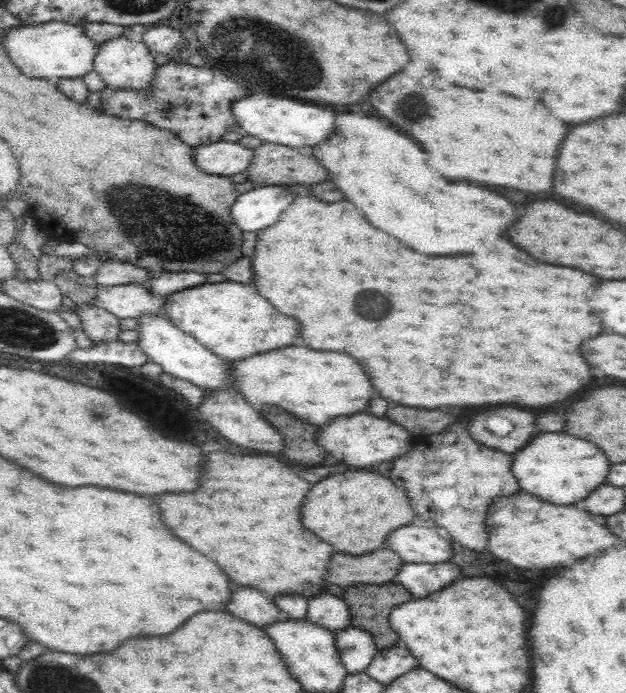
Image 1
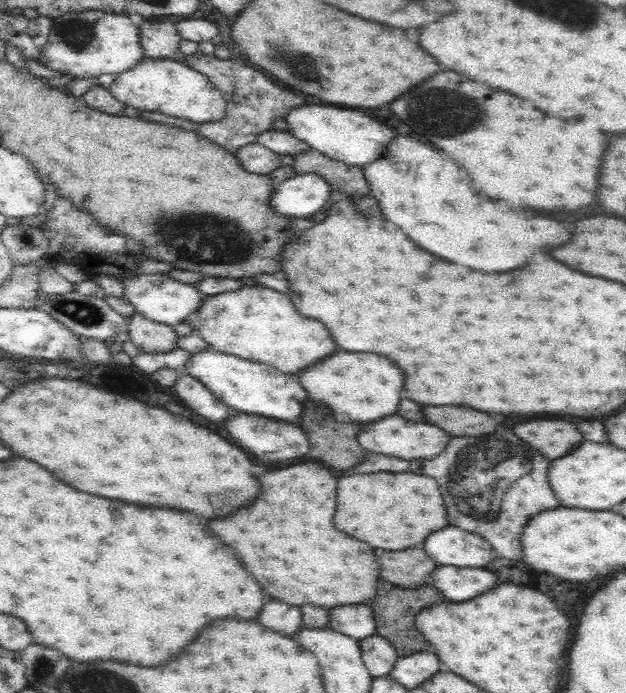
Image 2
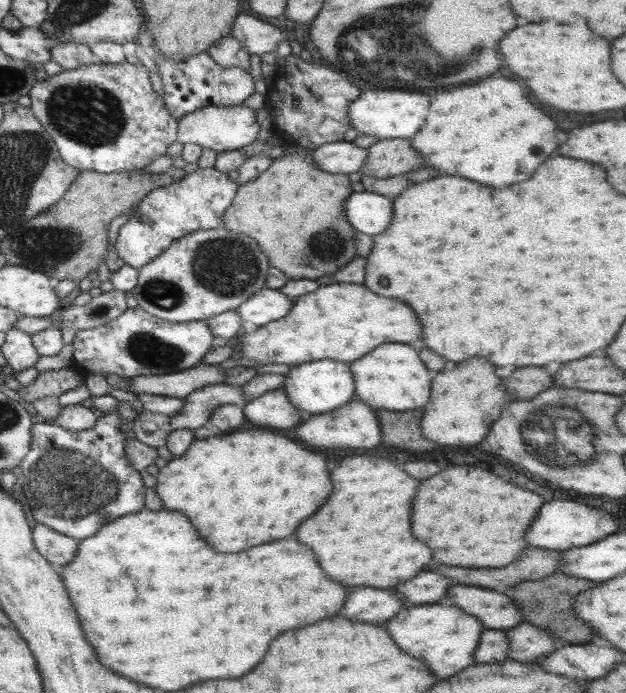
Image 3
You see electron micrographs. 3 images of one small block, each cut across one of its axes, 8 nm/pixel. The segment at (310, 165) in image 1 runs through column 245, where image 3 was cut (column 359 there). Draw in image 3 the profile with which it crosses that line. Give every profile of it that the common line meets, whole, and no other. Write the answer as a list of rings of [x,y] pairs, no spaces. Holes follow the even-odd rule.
[[[409,139],[376,140],[369,148],[365,148],[365,151],[367,160],[363,160],[363,166],[358,171],[361,176],[389,178],[421,166],[421,157],[411,147]]]

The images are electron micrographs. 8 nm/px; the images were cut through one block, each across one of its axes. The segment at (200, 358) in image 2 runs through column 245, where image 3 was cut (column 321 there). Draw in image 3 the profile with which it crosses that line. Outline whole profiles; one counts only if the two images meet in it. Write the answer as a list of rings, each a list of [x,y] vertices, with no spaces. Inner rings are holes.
[[[321,359],[289,367],[283,375],[281,389],[285,391],[287,401],[299,412],[329,412],[353,398],[353,379],[348,363]]]

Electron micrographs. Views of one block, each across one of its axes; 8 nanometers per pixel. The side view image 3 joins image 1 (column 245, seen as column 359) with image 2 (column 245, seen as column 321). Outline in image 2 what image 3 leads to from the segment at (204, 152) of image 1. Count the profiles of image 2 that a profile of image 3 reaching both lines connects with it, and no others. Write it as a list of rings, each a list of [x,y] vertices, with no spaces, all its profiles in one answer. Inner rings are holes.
[[[260,143],[244,144],[233,152],[239,165],[252,174],[268,175],[279,166],[280,155],[268,150]]]

